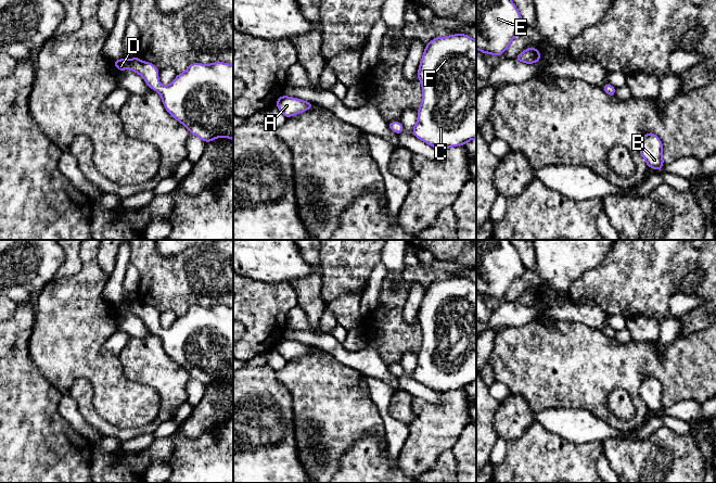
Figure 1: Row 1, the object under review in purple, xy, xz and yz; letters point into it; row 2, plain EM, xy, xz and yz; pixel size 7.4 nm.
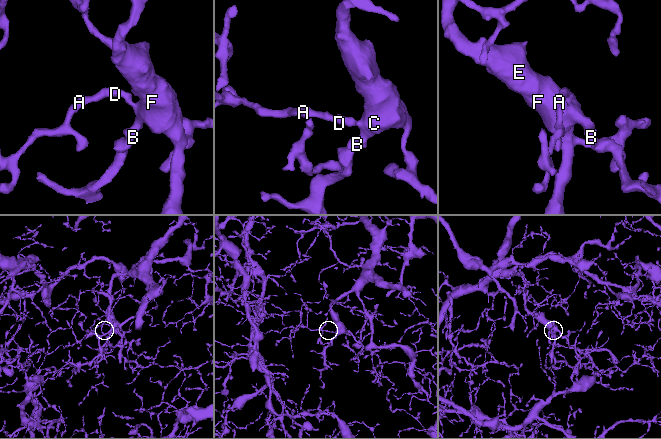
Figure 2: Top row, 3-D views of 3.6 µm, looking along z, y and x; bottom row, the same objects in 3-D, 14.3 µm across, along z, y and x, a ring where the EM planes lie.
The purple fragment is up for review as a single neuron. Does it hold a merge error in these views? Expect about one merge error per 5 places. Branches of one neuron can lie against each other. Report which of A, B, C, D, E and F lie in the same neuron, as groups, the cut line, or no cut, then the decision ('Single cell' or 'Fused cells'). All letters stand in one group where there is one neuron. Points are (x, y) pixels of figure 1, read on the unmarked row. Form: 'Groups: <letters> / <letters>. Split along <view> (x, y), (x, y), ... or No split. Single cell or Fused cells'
Groups: A B C D E F. No split. Single cell

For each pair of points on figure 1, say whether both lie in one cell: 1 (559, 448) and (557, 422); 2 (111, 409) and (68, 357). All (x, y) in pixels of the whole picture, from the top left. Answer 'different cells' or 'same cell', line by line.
1: different cells
2: same cell

